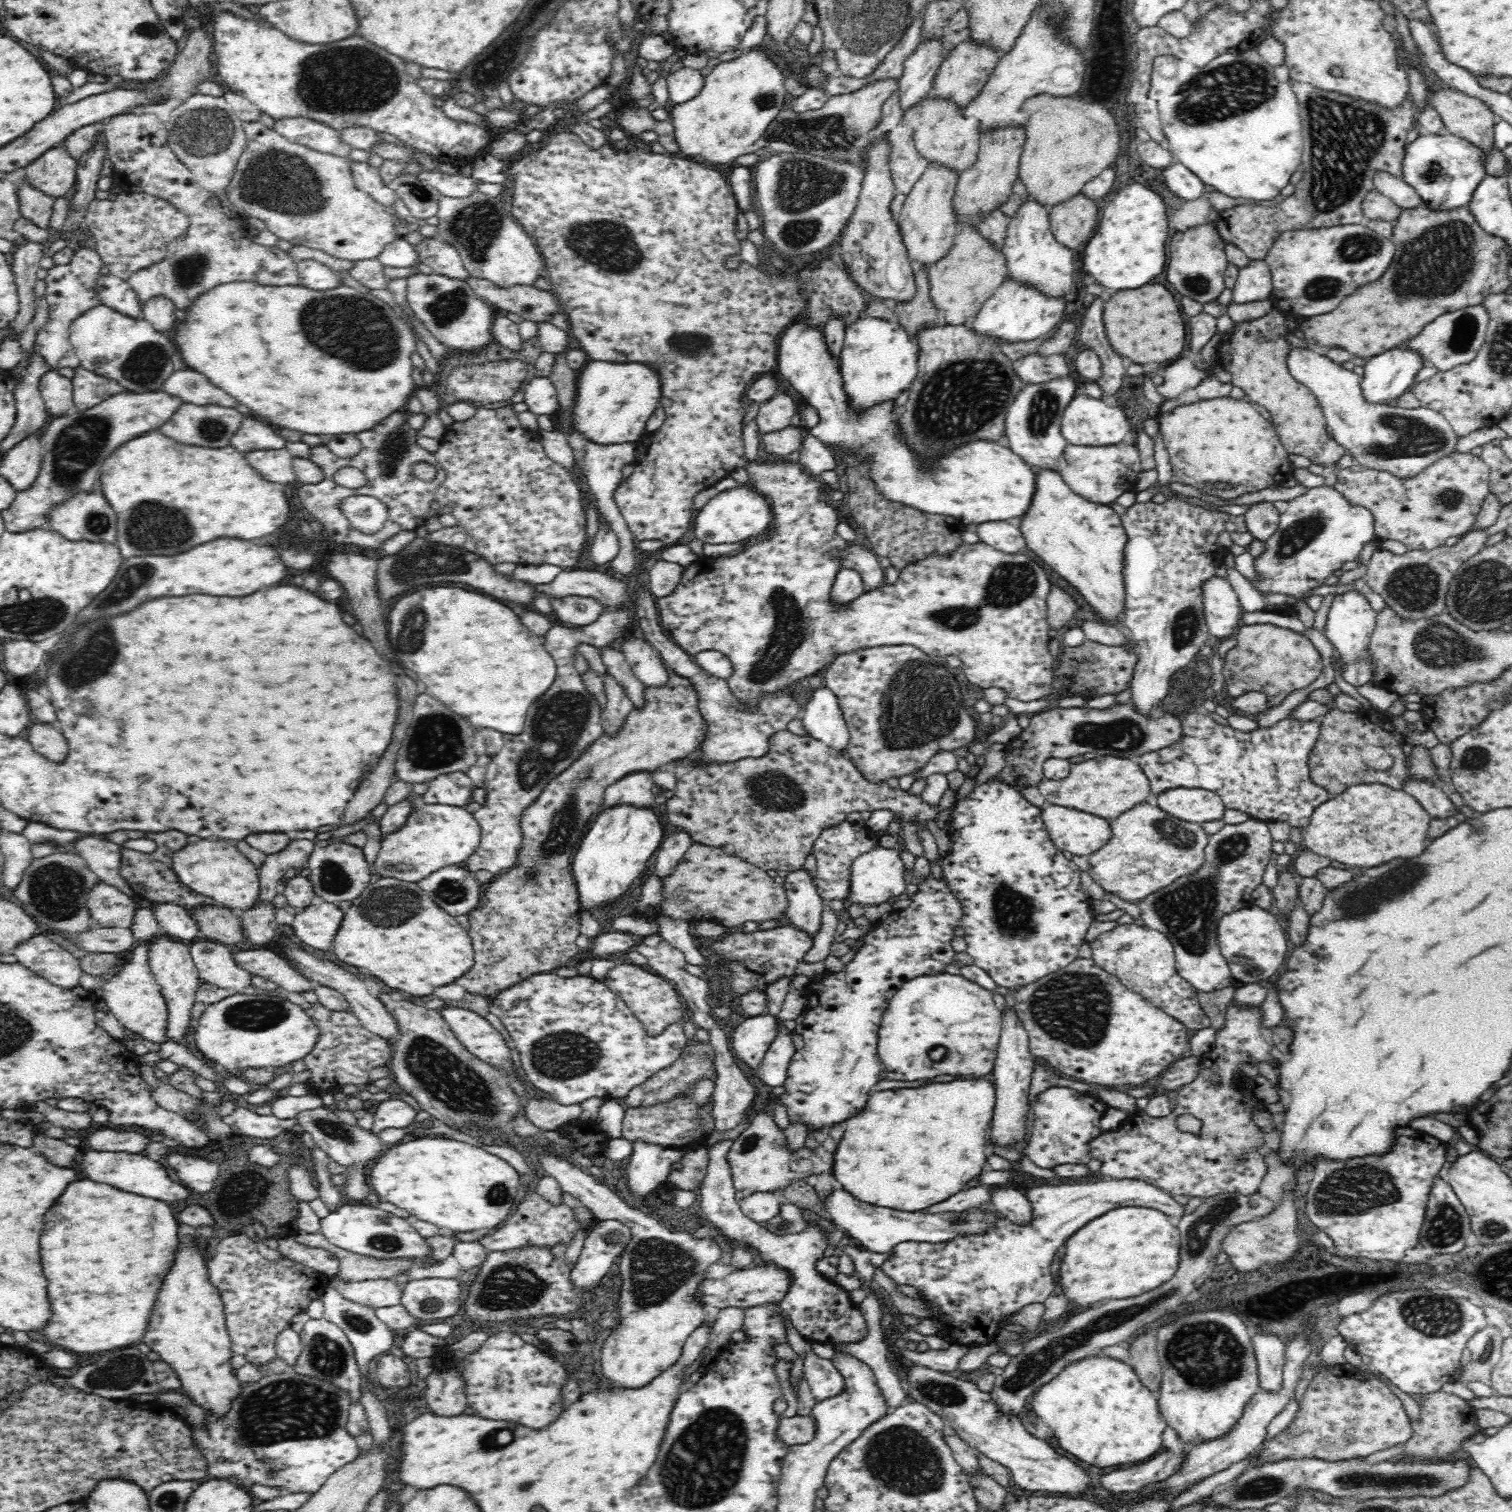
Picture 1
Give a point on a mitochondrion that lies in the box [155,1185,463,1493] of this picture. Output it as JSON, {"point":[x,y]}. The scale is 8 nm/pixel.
{"point":[284,1410]}

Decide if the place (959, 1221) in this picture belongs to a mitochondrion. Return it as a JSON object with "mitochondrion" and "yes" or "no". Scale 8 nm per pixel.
{"mitochondrion":"yes"}

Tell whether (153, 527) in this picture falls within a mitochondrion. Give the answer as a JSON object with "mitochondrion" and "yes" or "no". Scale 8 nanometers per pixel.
{"mitochondrion":"yes"}

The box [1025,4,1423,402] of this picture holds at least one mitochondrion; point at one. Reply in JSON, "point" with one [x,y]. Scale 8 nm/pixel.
{"point":[1345,138]}

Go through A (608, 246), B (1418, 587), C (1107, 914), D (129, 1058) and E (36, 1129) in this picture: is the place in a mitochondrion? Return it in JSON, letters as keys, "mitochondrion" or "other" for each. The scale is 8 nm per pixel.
{"A":"mitochondrion","B":"mitochondrion","C":"other","D":"other","E":"other"}

